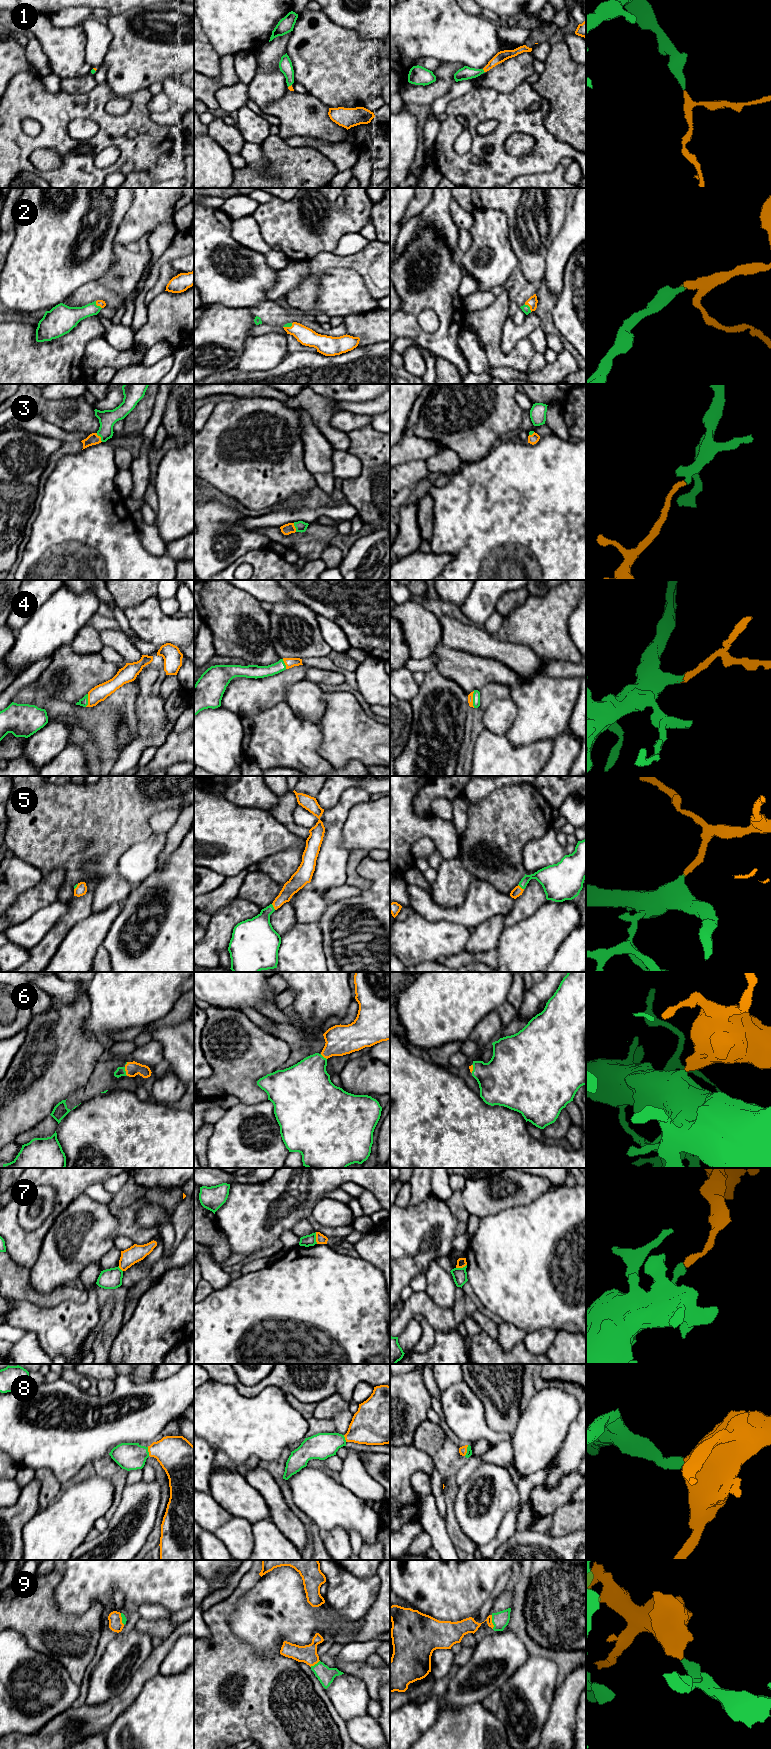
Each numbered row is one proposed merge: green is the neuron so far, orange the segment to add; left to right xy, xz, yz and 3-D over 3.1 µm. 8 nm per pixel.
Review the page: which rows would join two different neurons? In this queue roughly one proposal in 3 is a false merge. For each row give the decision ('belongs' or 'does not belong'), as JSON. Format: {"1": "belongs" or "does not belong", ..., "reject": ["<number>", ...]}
{"1": "belongs", "2": "belongs", "3": "belongs", "4": "belongs", "5": "belongs", "6": "belongs", "7": "does not belong", "8": "belongs", "9": "belongs", "reject": ["7"]}

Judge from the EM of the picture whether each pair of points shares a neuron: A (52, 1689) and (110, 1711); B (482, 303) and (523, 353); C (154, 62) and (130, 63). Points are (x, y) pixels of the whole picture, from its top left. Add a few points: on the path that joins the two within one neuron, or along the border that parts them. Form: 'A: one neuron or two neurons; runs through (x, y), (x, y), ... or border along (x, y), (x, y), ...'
A: two neurons; border along (72, 1705), (52, 1718)
B: two neurons; border along (496, 297), (484, 308), (465, 312)
C: one neuron; runs through (148, 62), (136, 62)

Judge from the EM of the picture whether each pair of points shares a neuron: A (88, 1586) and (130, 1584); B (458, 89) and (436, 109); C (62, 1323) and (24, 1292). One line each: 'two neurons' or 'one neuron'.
A: one neuron
B: one neuron
C: two neurons

